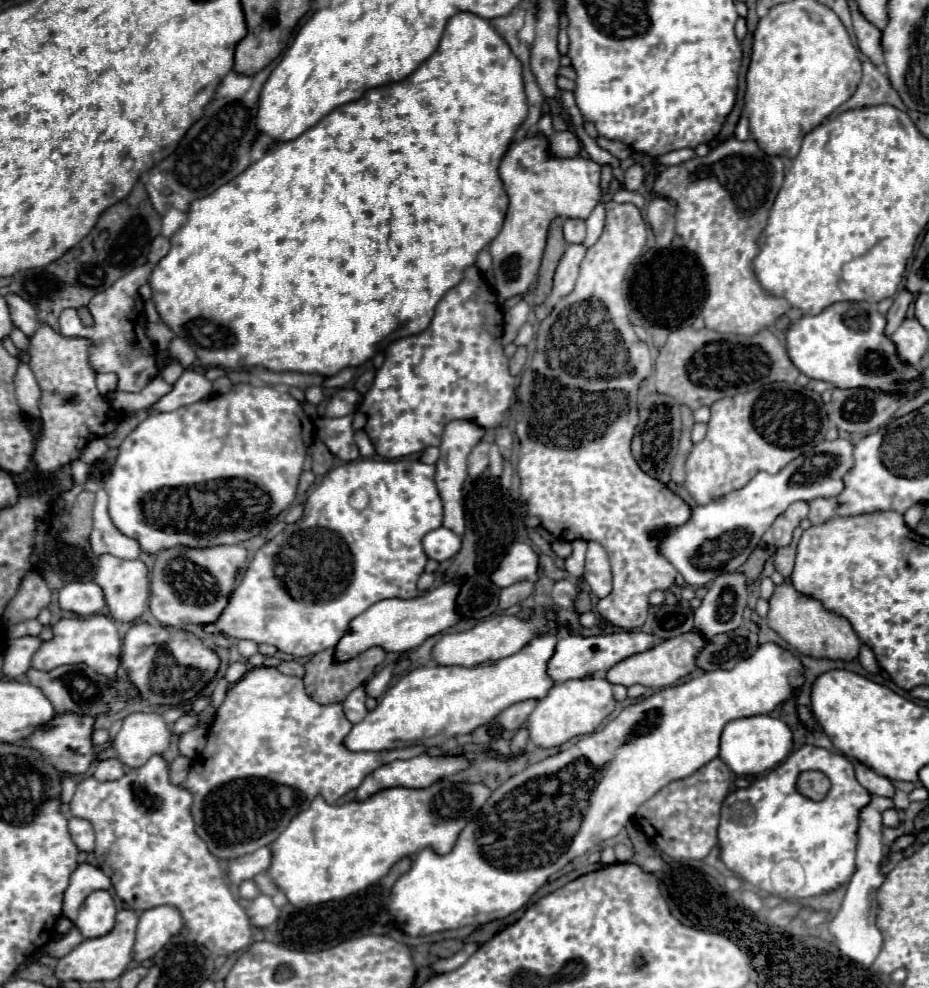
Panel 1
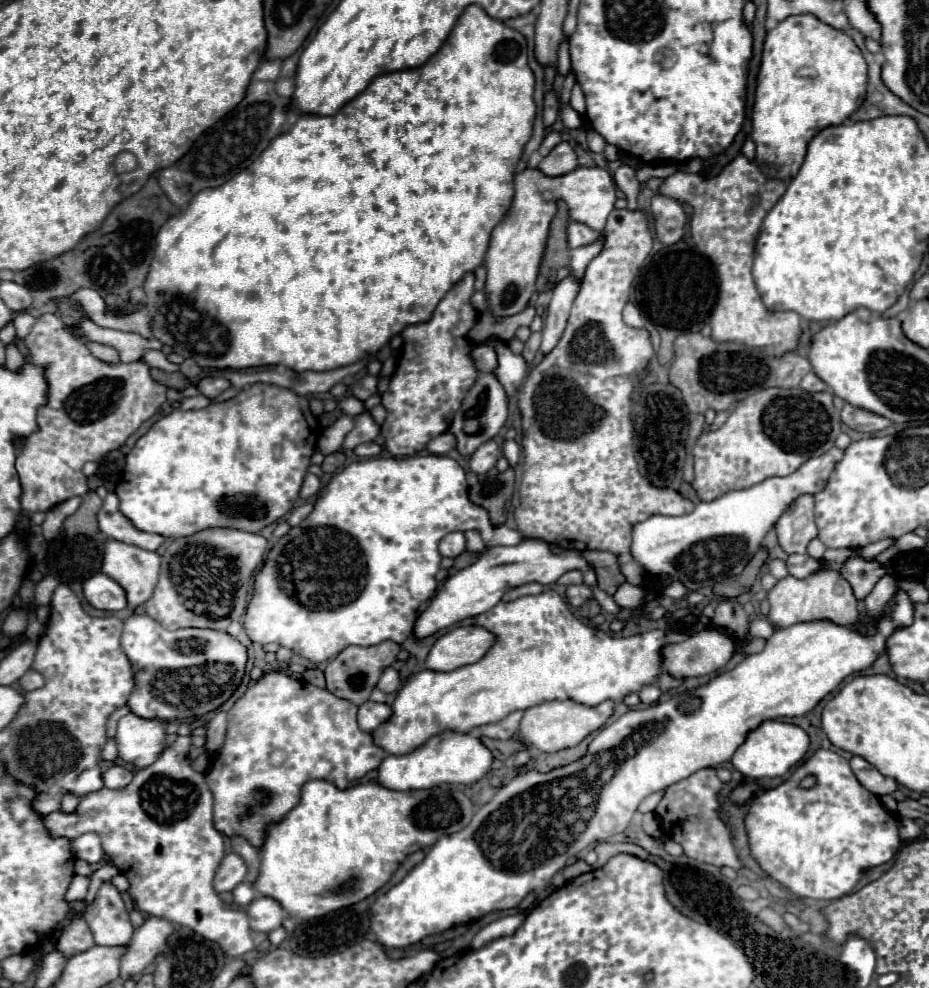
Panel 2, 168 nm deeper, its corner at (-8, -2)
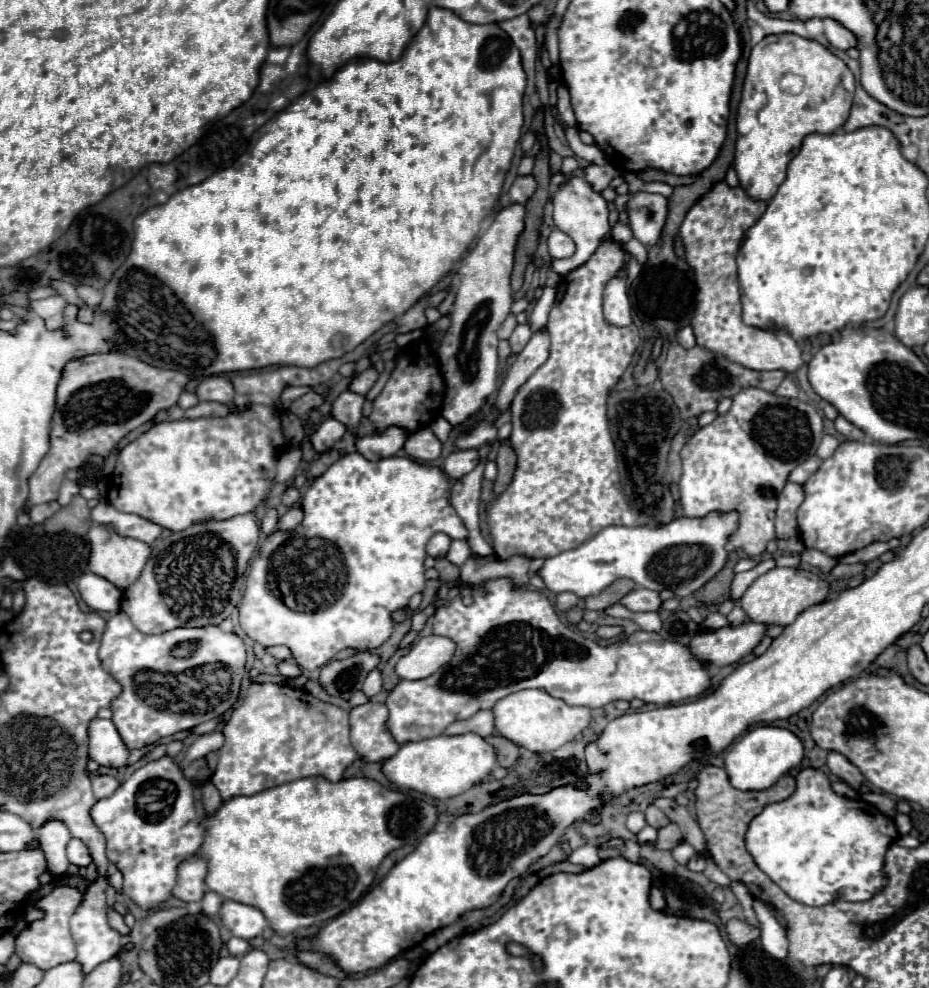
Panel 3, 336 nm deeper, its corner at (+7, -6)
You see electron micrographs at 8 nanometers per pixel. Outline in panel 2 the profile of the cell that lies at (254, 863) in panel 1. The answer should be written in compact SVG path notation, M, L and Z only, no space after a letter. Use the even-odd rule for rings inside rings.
M230 852L228 856L224 856L224 860L216 872L216 880L214 880L216 892L232 892L238 884L244 882L246 872L248 872L246 862L238 854Z

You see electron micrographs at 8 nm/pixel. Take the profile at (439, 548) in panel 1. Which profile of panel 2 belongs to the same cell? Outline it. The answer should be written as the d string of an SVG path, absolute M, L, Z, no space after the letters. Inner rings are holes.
M450 532L446 534L440 544L438 544L438 552L446 558L456 558L466 550L466 538L462 532Z

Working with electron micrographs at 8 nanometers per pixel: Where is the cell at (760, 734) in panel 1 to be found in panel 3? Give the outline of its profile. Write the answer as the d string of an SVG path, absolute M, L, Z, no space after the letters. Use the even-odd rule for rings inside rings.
M757 726L745 732L725 754L725 770L737 790L767 790L803 760L803 742L787 728Z

